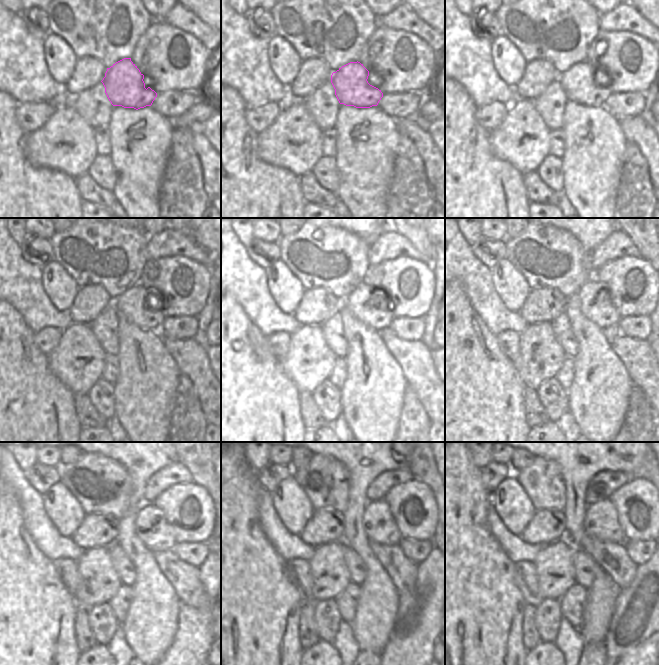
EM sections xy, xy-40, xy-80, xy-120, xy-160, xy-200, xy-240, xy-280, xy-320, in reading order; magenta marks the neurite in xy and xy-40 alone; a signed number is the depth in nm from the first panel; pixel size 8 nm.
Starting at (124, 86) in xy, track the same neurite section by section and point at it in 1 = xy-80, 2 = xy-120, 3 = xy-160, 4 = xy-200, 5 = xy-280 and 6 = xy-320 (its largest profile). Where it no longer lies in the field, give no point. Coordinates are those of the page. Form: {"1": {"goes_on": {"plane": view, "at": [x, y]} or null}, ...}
{"1": {"goes_on": {"plane": "xy-80", "at": [577, 83]}}, "2": {"goes_on": {"plane": "xy-120", "at": [141, 309]}}, "3": {"goes_on": {"plane": "xy-160", "at": [368, 307]}}, "4": {"goes_on": {"plane": "xy-200", "at": [597, 306]}}, "5": {"goes_on": {"plane": "xy-280", "at": [377, 521]}}, "6": {"goes_on": {"plane": "xy-320", "at": [601, 521]}}}

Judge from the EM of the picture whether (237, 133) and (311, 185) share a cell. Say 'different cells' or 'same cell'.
different cells

